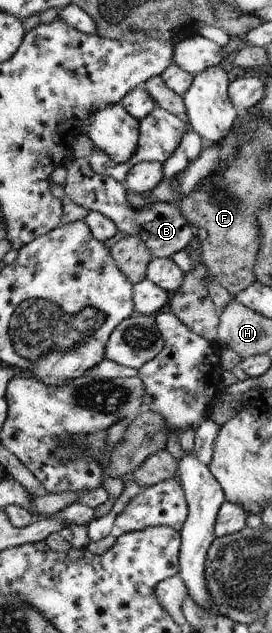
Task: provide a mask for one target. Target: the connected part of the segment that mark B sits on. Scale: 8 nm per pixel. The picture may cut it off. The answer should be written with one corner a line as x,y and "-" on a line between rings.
73,158
69,166
67,167
66,180
63,182
63,189
65,190
65,195
75,201
77,205
87,209
87,211
97,211
97,213
102,213
105,217
114,221
115,225
118,226
118,230
127,237
137,237
142,238
146,245
151,249
153,257
163,258
163,257
172,257
174,253
185,249
188,246
188,243
193,237
191,232
191,224
183,217
181,210
178,208
178,205
169,205
169,203
151,203
143,209
133,209
129,199
127,199
127,189
126,186
117,181
115,178
98,174
94,171
93,167
90,165
88,158

